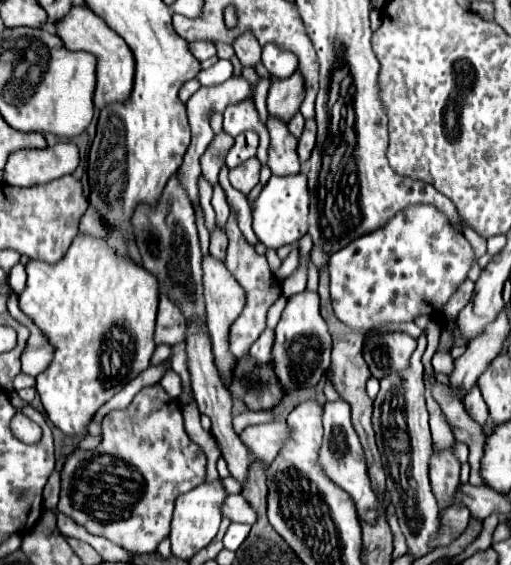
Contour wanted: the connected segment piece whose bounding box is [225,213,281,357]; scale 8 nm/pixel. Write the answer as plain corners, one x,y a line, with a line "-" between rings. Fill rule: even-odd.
231,213
231,219
227,223
227,237
229,237
229,247
227,247
227,259
225,259
225,267
229,269
229,273
237,279
237,283
245,289
247,295
247,303
243,307
243,313
235,319
235,323
231,325
231,353
235,353
237,357
247,355
251,345
259,339
259,335
265,331
265,317
269,307
279,299
281,295
281,283
275,279
275,275
271,273
267,259
263,255
259,255
253,245
247,243
247,239
243,237
243,233
237,227
237,219

